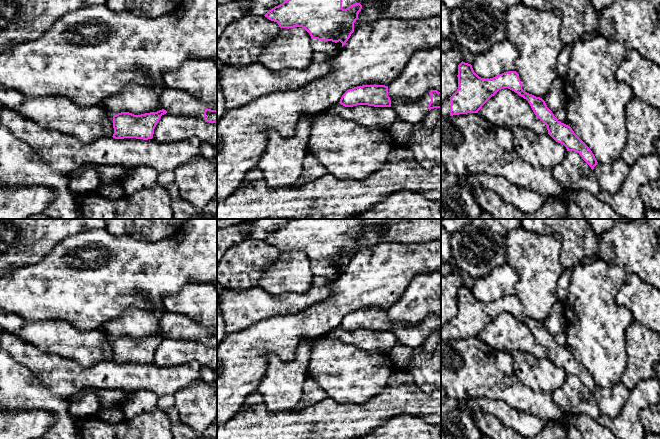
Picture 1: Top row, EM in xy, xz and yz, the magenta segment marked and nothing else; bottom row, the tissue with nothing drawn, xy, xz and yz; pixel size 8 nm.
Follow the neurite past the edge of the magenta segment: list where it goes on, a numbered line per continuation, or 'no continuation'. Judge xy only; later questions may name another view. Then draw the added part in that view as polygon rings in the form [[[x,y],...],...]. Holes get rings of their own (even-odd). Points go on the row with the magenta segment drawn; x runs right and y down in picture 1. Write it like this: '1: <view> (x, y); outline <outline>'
1: xy (176, 102); outline [[[165,87],[160,91],[159,99],[162,109],[168,114],[185,115],[204,120],[204,111],[207,106],[186,91]]]

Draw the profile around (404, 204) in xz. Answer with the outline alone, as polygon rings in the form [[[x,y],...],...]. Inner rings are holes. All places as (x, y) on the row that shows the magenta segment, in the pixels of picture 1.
[[[399,190],[388,194],[371,209],[362,211],[352,219],[441,219],[441,201],[430,200],[410,190]]]

